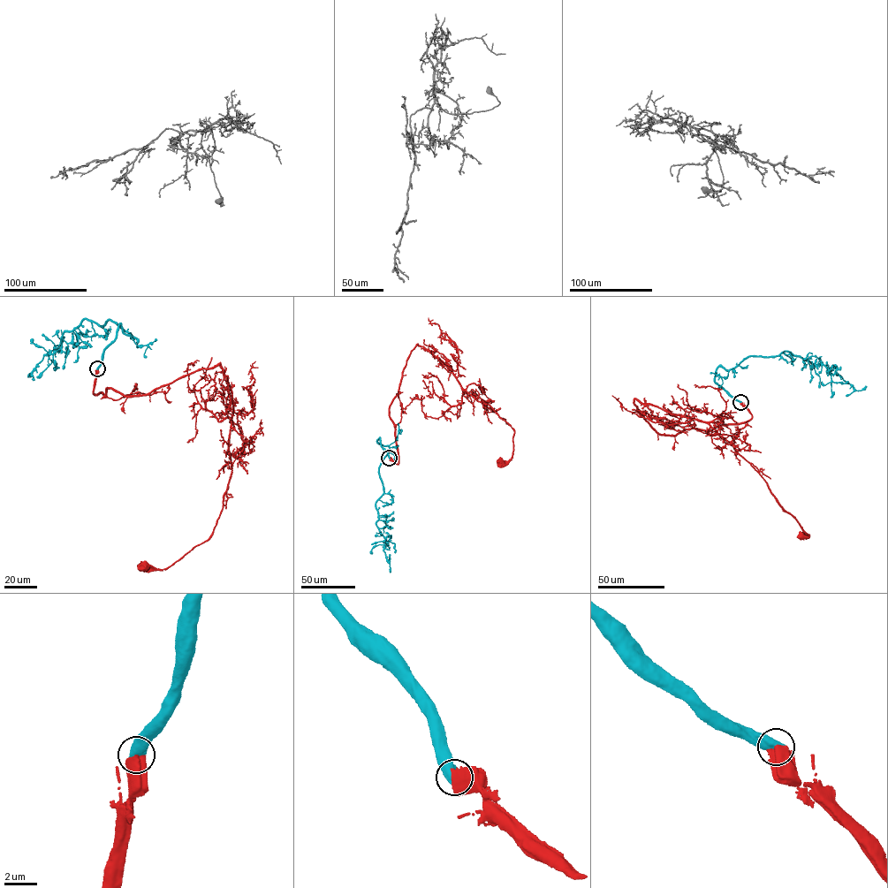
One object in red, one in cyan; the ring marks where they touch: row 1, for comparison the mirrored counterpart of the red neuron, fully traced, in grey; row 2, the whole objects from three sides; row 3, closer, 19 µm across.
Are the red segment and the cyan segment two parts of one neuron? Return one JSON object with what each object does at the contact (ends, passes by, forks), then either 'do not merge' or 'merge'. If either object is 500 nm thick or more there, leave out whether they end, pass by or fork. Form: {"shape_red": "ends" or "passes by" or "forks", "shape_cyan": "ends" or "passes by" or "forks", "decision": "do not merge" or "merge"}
{"decision": "merge"}

